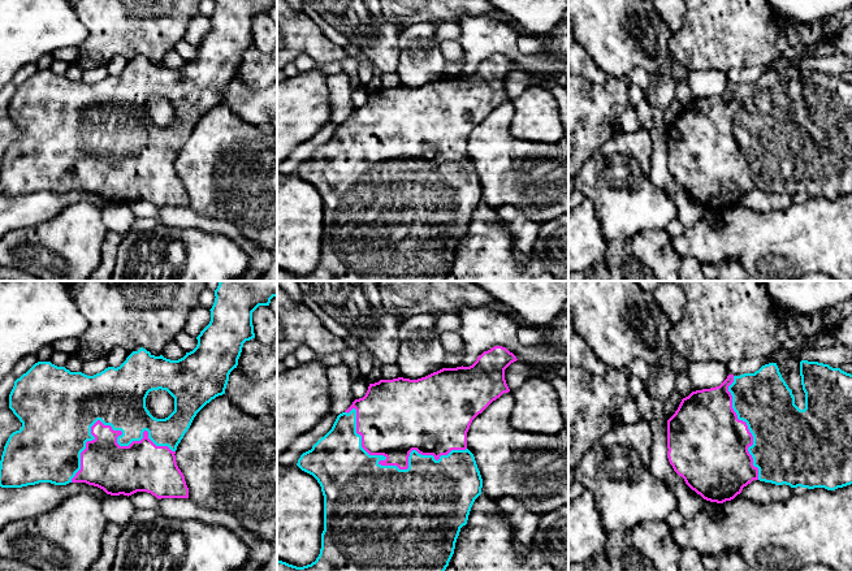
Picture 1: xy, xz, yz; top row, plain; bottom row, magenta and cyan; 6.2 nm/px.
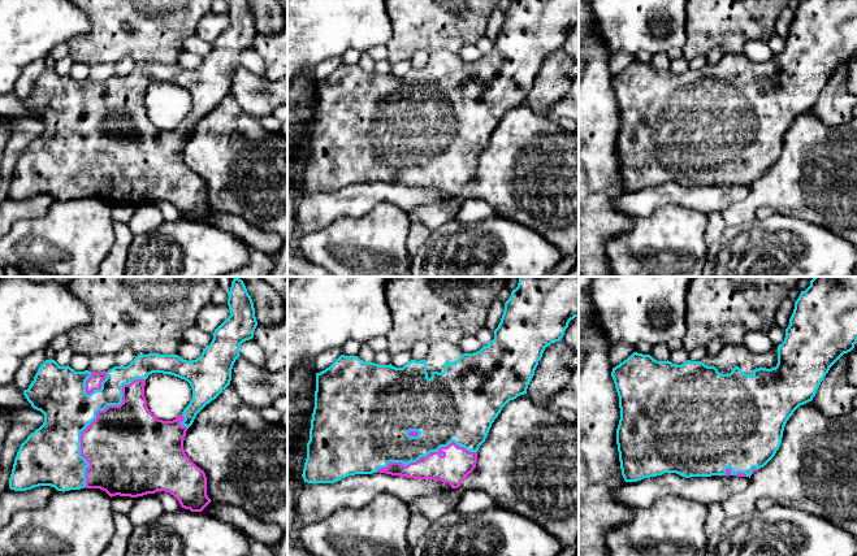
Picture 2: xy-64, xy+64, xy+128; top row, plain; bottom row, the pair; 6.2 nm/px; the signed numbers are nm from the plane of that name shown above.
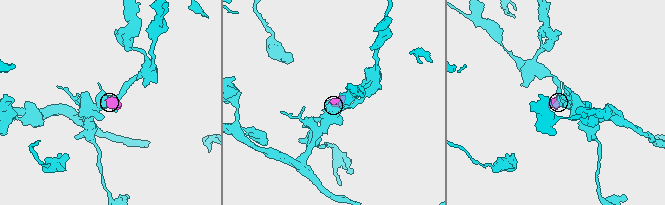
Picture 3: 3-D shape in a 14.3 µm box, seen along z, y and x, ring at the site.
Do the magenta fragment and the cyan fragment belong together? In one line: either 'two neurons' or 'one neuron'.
one neuron

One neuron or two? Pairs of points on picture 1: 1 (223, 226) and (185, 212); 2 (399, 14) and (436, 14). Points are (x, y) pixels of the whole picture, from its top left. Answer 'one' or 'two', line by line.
1: one
2: one

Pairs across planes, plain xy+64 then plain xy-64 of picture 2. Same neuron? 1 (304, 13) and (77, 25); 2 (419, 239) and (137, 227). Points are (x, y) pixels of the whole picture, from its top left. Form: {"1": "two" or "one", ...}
{"1": "one", "2": "two"}

